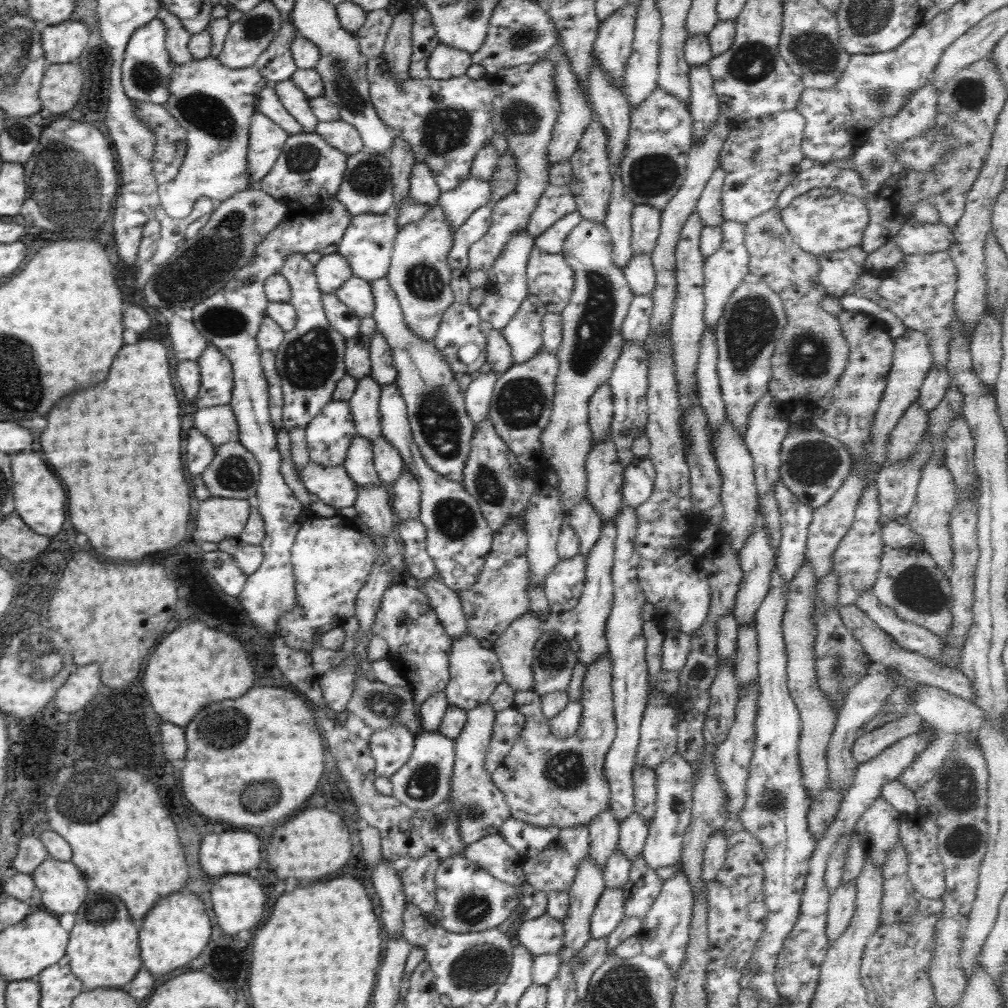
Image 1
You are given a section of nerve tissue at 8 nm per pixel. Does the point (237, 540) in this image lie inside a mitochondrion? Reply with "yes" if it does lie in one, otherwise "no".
no

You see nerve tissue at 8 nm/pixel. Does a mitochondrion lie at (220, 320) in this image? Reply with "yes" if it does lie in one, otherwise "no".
yes

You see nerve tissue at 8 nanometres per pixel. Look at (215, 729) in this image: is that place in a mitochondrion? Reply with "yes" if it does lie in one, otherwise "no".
yes

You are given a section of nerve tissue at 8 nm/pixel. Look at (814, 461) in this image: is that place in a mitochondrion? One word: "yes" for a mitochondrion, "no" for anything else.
yes

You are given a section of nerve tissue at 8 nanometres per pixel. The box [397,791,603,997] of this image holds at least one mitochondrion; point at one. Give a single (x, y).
(473, 970)

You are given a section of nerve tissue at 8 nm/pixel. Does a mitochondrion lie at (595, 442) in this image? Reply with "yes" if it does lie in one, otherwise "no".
no

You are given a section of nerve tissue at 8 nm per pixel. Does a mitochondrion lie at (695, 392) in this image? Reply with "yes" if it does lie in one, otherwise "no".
no

